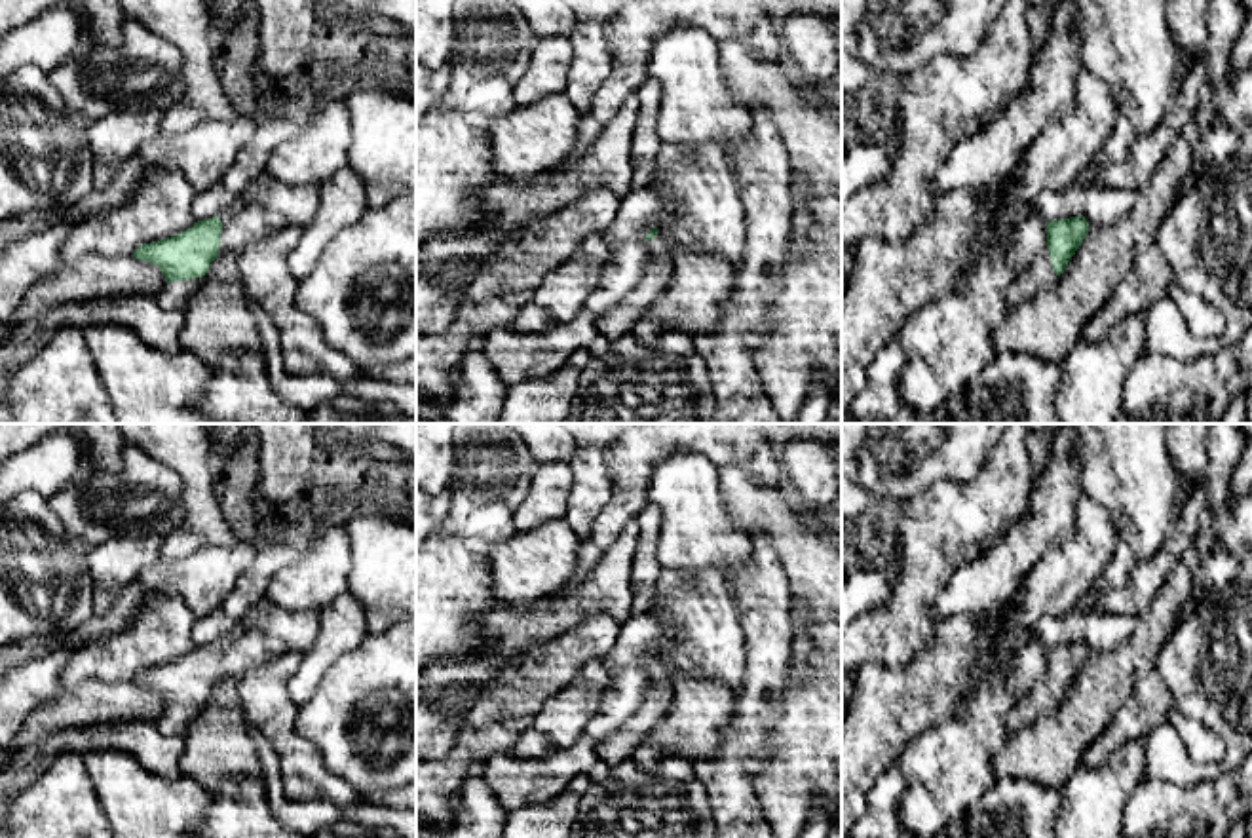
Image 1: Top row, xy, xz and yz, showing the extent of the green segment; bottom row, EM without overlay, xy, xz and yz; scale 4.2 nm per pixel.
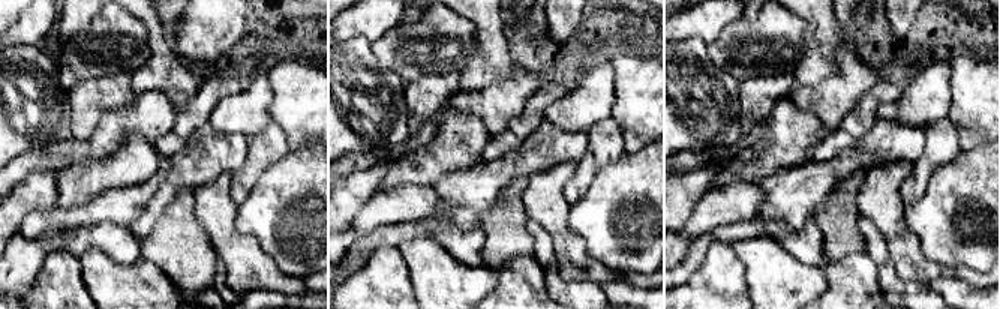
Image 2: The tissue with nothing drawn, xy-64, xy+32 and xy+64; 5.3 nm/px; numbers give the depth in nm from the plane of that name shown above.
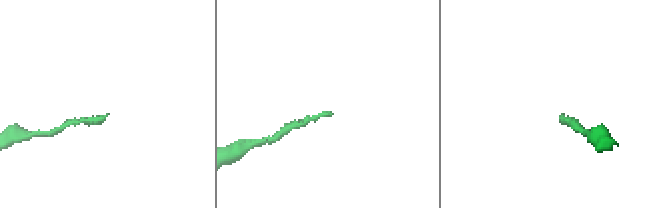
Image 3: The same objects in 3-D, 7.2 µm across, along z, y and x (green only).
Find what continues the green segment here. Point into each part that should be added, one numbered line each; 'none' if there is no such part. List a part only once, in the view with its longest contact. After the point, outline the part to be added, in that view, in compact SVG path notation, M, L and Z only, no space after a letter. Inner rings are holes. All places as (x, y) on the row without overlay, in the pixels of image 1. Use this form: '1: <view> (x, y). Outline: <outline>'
1: xy (265, 631). Outline: M262 597L236 621L234 631L218 640L218 680L243 676L249 669L291 652L304 654L315 642L317 631L319 612L293 612Z

